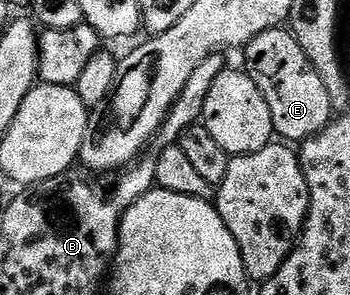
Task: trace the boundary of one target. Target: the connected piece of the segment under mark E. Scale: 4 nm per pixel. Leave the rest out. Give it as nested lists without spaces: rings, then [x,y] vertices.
[[[279,26],[266,29],[266,33],[258,33],[258,37],[251,39],[247,47],[243,48],[242,55],[243,70],[250,81],[258,85],[258,93],[266,97],[266,105],[270,105],[272,130],[281,140],[299,145],[326,129],[326,125],[332,122],[334,112],[330,93],[326,93],[322,77],[318,77],[306,53],[302,53],[302,45],[298,45],[291,30]]]

